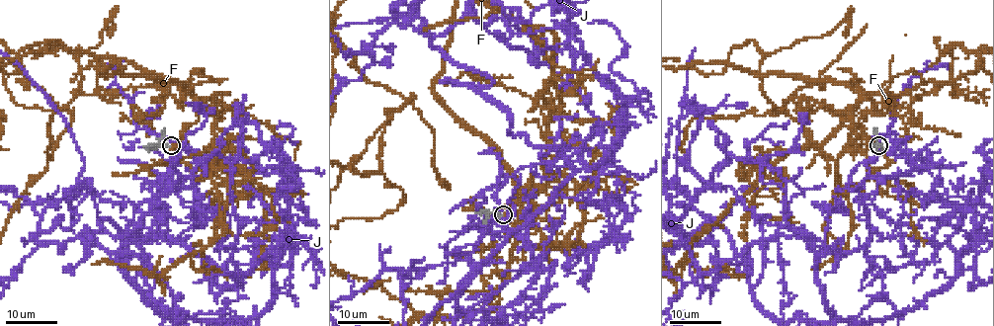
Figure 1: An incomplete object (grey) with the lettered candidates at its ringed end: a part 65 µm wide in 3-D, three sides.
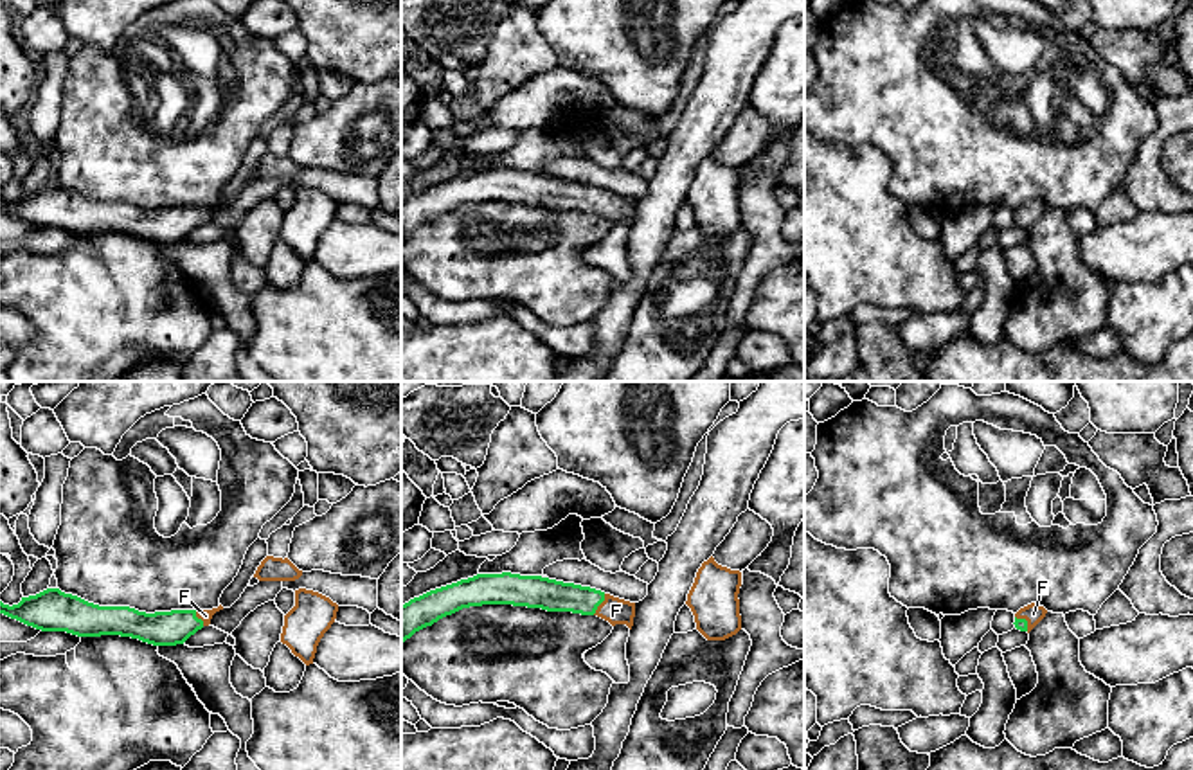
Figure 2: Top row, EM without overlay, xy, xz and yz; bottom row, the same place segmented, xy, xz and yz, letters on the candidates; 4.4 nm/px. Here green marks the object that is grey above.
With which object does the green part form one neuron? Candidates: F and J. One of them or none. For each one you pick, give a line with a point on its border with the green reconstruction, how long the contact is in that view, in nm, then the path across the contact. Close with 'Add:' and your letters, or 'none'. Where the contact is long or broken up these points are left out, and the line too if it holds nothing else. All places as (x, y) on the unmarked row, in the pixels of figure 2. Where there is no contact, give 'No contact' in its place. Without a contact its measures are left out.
F: Touches green at xz (600, 200). Shared border 110 nm. Path across: xz (555, 193), (600, 200), (616, 207)
Add: F

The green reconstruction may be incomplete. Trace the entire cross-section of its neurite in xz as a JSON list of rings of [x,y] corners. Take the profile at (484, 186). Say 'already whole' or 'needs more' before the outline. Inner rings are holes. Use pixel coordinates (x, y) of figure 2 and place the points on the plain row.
needs more | [[[511,169],[477,171],[401,201],[401,241],[446,212],[482,201],[513,201],[597,212],[612,223],[626,221],[630,227],[635,214],[635,200],[590,184]]]

